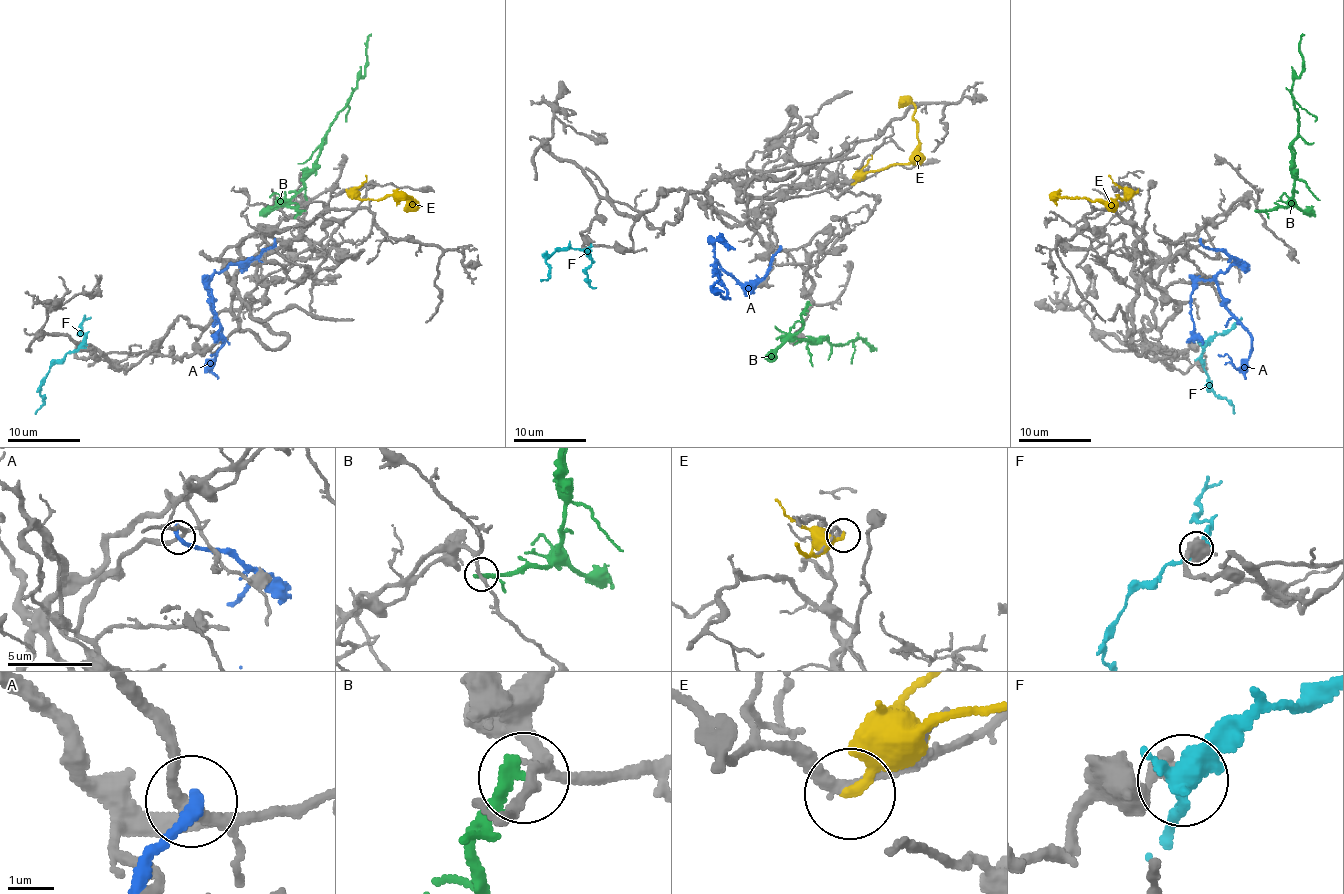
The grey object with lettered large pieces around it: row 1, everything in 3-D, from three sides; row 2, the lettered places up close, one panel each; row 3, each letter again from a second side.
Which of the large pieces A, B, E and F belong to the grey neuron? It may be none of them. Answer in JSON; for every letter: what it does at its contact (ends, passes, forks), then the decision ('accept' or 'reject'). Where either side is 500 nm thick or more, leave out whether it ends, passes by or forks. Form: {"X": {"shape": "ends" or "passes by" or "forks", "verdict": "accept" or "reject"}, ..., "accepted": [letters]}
{"A": {"shape": "ends", "verdict": "reject"}, "B": {"shape": "ends", "verdict": "reject"}, "E": {"shape": "ends", "verdict": "reject"}, "F": {"shape": "forks", "verdict": "reject"}, "accepted": []}

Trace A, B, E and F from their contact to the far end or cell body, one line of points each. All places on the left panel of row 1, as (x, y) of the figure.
A: (274, 244), (256, 257), (232, 262), (212, 275), (210, 306), (223, 339), (209, 368), (214, 355), (210, 354)
B: (304, 209), (289, 204), (304, 186), (329, 124), (366, 72), (366, 41), (371, 34)
E: (347, 191), (362, 198), (377, 200), (386, 195), (399, 195), (413, 200), (393, 189)
F: (79, 346), (52, 366), (41, 390), (44, 403), (35, 414)

